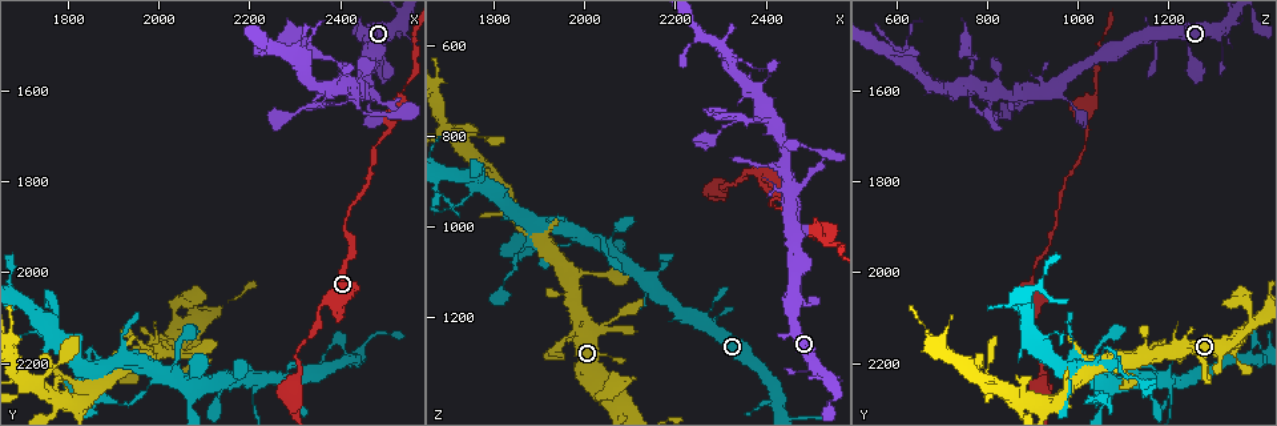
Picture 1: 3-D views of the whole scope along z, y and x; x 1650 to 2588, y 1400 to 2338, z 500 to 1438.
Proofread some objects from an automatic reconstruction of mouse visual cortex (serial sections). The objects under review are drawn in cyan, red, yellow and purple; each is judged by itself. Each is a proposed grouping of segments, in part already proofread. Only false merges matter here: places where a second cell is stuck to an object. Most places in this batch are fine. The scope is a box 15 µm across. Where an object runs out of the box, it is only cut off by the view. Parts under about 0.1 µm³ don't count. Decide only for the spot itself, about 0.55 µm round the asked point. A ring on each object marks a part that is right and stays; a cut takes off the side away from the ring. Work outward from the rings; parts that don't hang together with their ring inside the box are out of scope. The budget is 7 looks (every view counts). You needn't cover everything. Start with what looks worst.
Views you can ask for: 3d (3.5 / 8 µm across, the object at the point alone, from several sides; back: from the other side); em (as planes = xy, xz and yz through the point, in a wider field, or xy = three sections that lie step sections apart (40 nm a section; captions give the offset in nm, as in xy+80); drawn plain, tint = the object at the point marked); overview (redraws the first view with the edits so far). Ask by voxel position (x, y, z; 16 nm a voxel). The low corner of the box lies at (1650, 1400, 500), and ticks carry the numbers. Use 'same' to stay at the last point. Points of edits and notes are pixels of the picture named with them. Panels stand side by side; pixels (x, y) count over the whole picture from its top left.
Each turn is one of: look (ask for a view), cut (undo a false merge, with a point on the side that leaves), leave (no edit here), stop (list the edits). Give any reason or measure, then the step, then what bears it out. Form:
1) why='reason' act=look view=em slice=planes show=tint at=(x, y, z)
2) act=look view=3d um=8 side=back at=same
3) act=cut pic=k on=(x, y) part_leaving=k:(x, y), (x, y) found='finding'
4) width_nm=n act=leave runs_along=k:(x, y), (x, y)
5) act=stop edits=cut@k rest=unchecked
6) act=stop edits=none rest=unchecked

why='calibre changes' act=look view=3d um=3.5 at=(2535, 1595, 1035)

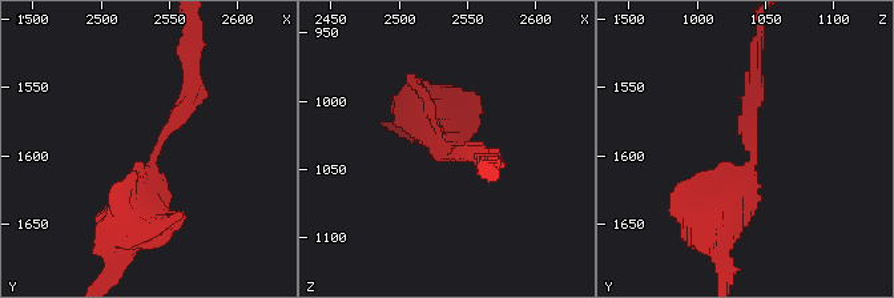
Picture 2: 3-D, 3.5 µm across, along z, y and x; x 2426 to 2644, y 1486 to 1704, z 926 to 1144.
arm_widths_nm=200,450 why='now the EM' act=look view=em slice=xy step=2 show=tint at=(2540, 1596, 1040)

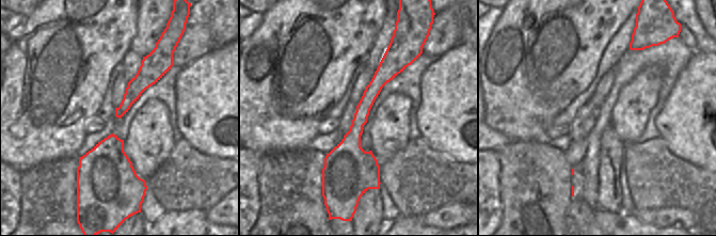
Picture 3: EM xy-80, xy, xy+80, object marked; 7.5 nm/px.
act=leave runs_along=2:(135, 224), (192, 73) found='one cell here'

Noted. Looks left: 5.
why='abrupt turn' act=look view=3d um=3.5 at=(1855, 2165, 1070)

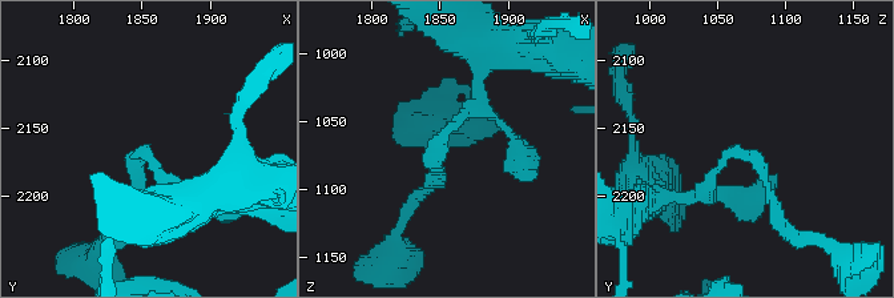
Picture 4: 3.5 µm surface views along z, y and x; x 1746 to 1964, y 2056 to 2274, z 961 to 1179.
arm_widths_nm=150,200 act=look view=em slice=planes show=tint at=(1850, 2170, 1064)

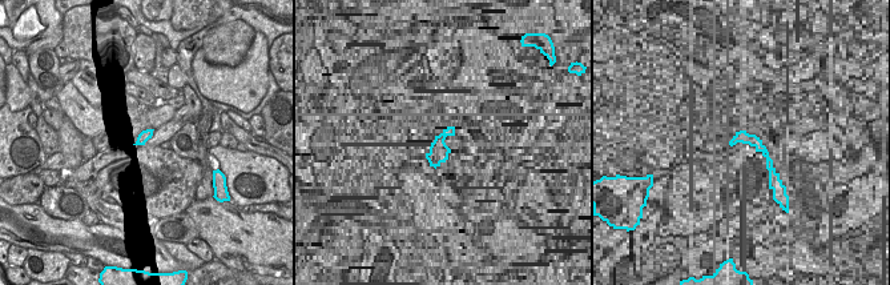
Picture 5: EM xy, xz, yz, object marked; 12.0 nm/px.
act=leave runs_along=4:(480, 83), (431, 181) found='continuous, no second cell'

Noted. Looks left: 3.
why='sudden change in width' act=look view=3d um=8 at=(2420, 1585, 765)

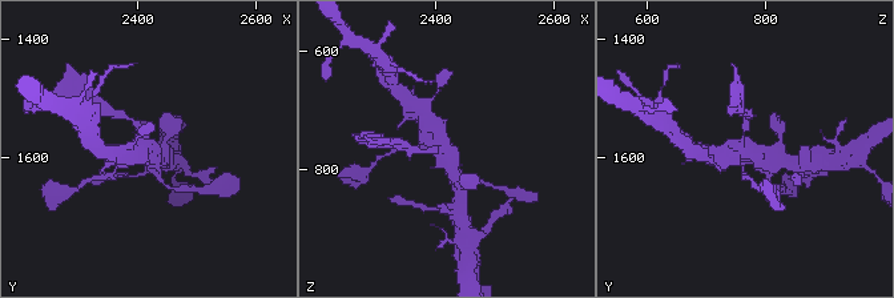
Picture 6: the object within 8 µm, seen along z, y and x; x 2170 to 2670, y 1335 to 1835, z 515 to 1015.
act=look view=3d um=3.5 side=back at=(2420, 1585, 765)

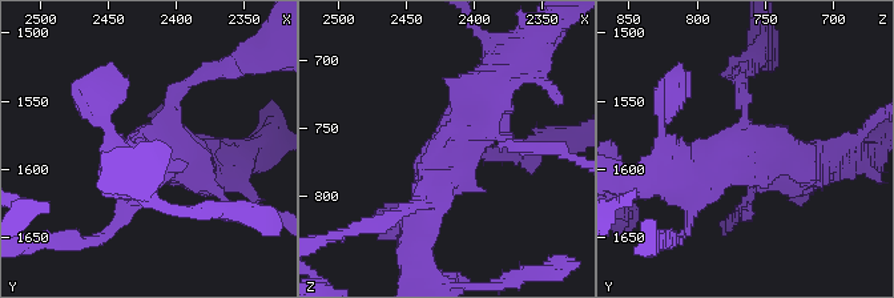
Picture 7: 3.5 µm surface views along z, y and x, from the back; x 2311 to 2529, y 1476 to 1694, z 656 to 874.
arms=4 arm_widths_nm=150,150,400,500 act=leave runs_along=7:(419, 222), (496, 72) found='all the same cell'

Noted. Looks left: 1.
act=stop edits=none rest=unchecked

